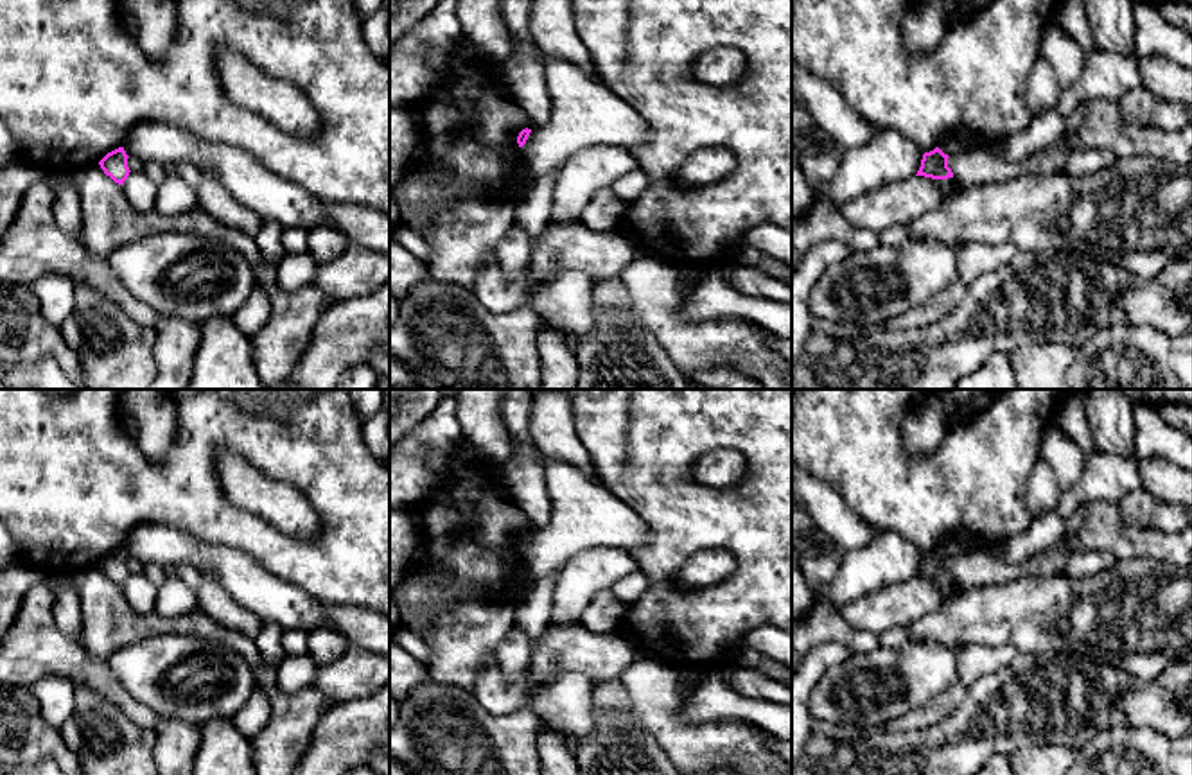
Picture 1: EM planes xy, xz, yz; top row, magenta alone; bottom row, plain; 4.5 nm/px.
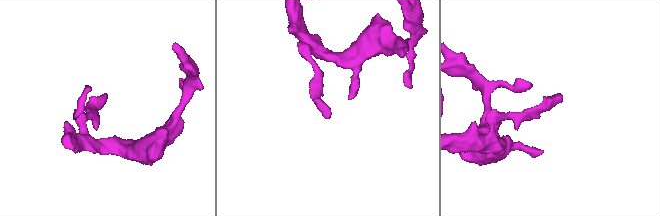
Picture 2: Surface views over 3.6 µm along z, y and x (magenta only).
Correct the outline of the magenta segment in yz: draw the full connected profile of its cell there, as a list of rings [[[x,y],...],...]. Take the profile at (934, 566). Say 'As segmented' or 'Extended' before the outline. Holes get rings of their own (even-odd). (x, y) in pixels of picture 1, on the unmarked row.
As segmented. [[[939,549],[923,556],[921,569],[916,578],[925,578],[932,581],[948,581],[953,579],[951,570],[948,569],[948,556]]]

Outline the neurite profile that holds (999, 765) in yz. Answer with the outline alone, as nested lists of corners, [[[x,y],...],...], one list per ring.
[[[993,755],[986,764],[973,775],[1014,775],[1007,755]]]

